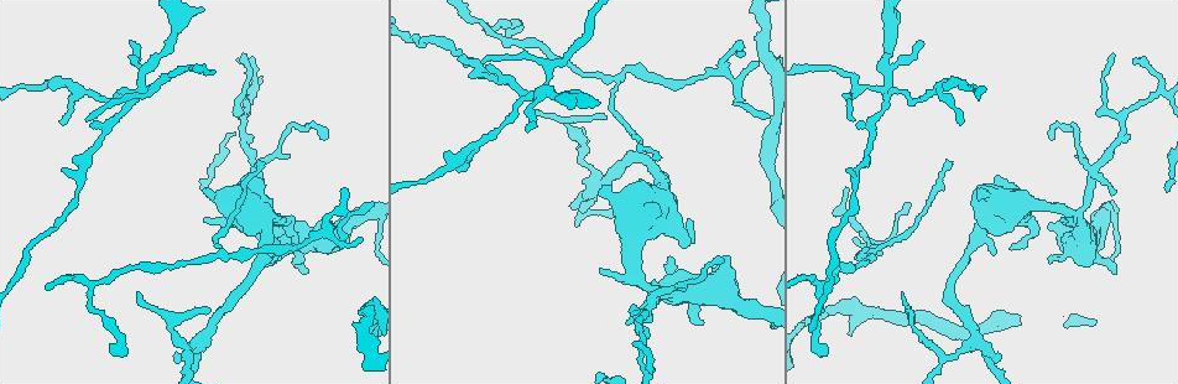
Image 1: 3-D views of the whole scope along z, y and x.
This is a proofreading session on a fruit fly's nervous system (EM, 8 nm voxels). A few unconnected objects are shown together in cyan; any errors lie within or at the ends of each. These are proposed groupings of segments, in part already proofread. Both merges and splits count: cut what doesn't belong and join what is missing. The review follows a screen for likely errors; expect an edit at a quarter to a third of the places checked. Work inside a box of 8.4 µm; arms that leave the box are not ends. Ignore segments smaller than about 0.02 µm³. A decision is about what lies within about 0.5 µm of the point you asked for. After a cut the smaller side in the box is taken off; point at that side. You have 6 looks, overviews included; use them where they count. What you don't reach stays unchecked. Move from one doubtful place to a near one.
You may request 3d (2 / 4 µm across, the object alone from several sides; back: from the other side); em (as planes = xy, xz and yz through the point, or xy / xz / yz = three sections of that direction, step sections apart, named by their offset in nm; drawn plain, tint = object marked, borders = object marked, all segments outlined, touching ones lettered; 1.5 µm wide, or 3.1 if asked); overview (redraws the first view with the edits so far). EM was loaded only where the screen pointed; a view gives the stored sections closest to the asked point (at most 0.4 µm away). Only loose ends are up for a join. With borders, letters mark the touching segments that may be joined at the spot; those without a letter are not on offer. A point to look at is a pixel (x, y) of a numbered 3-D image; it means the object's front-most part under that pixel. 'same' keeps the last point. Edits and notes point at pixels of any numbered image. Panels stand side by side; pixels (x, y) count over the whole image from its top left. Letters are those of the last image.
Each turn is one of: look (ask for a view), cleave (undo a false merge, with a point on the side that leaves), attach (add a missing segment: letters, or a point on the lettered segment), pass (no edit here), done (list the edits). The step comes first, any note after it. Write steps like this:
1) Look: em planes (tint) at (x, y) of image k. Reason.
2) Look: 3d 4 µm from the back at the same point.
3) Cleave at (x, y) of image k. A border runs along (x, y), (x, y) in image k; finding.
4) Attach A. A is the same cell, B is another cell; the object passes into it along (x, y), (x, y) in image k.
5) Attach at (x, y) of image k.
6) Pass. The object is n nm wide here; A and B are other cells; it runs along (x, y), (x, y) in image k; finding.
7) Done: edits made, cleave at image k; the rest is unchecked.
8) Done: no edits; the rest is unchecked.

Look: 3d 4 µm at (887, 92) of image 1. Abrupt turn.

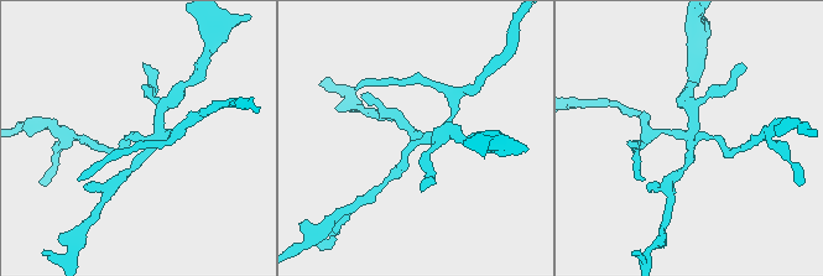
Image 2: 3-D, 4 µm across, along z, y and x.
Look: em yz step 4 (tint) at (434, 136) of image 2. Shape alone is not enough.

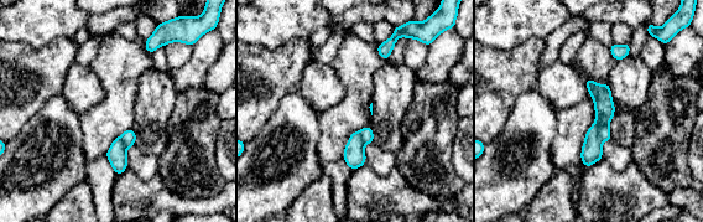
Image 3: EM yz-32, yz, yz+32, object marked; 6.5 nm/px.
Look: em xy step 4 (borders) at the same point. Another direction.

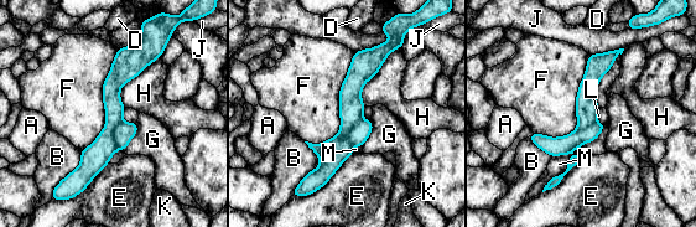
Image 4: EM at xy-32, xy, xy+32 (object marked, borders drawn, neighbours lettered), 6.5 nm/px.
Cleave at (124, 132) of image 4. The object is 160 nm wide here; A, B, D, E, F, G, H, J, K, L and M are other cells; the part that leaves runs along (600, 127), (567, 143), (534, 138) in image 4; two neurons meet here.

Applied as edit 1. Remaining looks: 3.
Look: em planes (borders) at (202, 191) of image 1. Branch stops here.

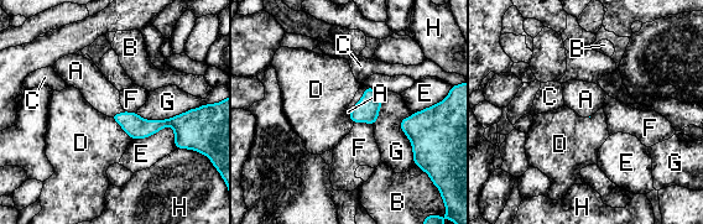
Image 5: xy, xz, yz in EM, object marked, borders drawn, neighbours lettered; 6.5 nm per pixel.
Attach at (94, 87) of image 5. The longest contact is with G, 400 nm; A is the same cell, B, C, D, E, F, G and H are other cells; it goes on there.

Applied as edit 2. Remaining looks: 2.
Done: edits made, cleave at image 4, attach at image 5; the rest is unchecked.

